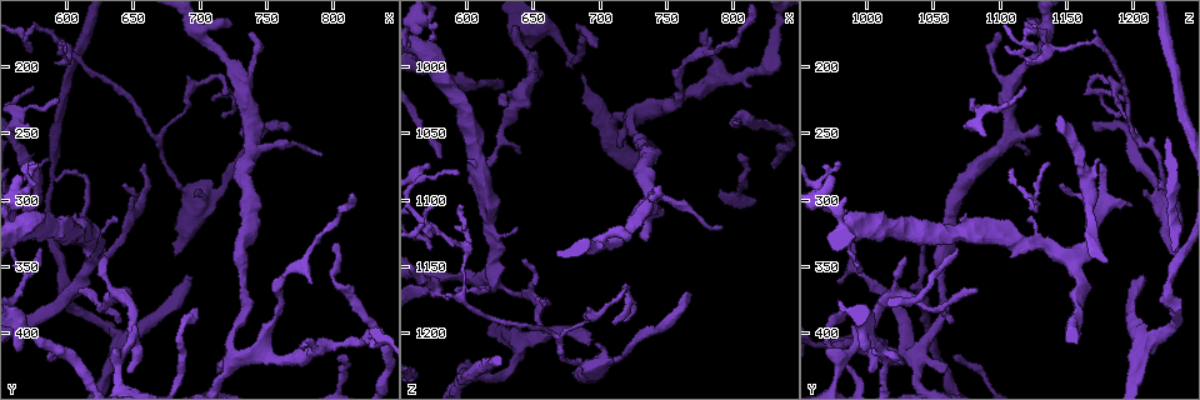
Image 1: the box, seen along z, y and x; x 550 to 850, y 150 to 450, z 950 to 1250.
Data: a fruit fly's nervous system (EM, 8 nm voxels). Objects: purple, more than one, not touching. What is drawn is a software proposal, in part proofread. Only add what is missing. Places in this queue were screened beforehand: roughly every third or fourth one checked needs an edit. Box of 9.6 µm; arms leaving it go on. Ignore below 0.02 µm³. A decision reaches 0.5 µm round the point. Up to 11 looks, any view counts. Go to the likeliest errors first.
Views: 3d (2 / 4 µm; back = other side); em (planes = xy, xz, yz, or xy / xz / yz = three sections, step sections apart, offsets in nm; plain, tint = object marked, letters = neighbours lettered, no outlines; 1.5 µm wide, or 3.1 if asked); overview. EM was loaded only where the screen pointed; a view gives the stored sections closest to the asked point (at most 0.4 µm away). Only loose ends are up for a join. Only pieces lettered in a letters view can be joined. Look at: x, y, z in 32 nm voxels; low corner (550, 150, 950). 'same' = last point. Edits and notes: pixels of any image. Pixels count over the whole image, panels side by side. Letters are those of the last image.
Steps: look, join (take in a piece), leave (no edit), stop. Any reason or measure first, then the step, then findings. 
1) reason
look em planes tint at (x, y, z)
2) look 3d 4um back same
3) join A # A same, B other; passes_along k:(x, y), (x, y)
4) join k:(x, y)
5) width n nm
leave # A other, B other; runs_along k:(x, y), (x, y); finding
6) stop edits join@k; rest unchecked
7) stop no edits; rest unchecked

free end
look em xy step 8 letters at (690, 356, 1206)

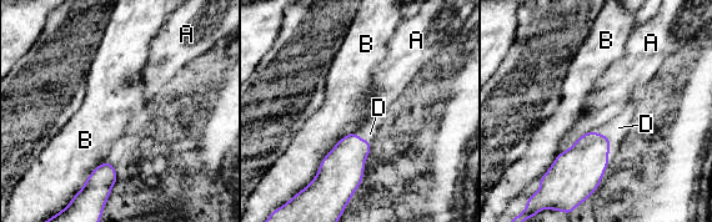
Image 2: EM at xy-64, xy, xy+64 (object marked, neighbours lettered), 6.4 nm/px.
cut it another way
look em planes letters same

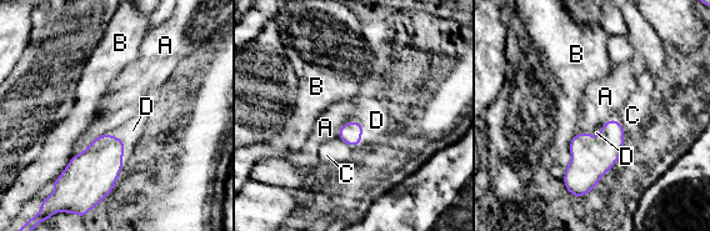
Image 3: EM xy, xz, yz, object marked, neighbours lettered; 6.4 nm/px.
join D # A other, B other, C other, D same; passes_along 3:(350, 132), (361, 136), (376, 120); the neuron continues

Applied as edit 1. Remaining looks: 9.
free end
look em planes letters at (706, 284, 1220)

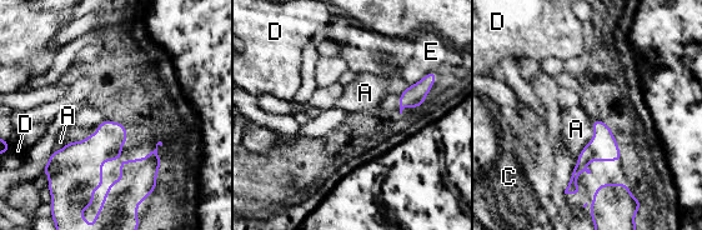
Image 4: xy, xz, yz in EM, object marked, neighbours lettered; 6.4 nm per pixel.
longest_contact A 220 nm
leave # A other, C other, D other, E other; no lettered piece goes on from it

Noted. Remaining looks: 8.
look em xy step 4 tint at (658, 304, 1202)

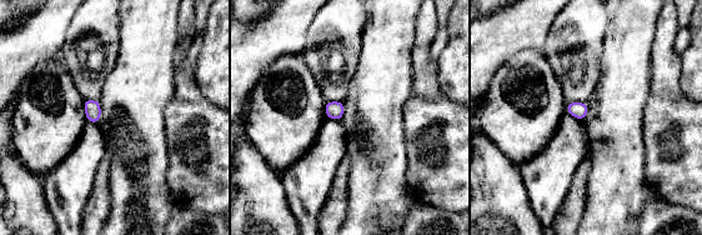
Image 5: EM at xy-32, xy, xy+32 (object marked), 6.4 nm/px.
look em planes letters same

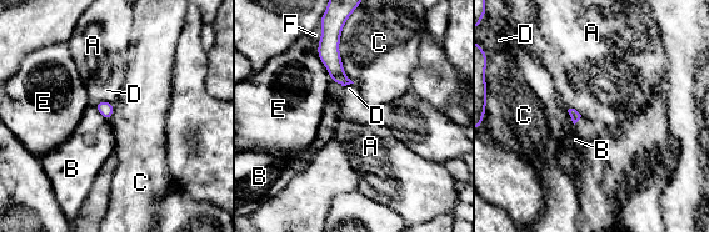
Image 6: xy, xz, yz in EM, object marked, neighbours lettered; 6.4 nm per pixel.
longest_contact C 340 nm
leave # A other, B other, C other, D other, E other, F other; none of them fits

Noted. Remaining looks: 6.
an open end
look 3d 4um at (592, 286, 1168)

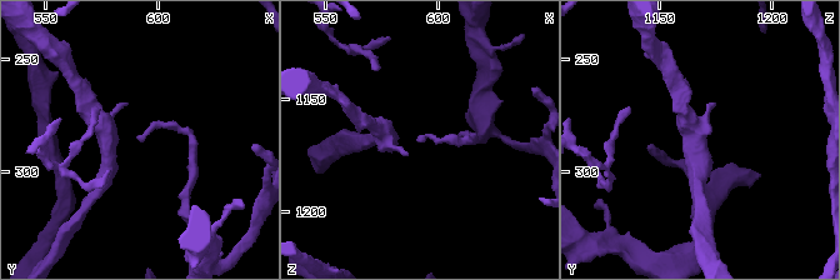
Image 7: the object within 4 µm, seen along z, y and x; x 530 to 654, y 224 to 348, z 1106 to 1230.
look em xy step 4 letters at (593, 286, 1169)

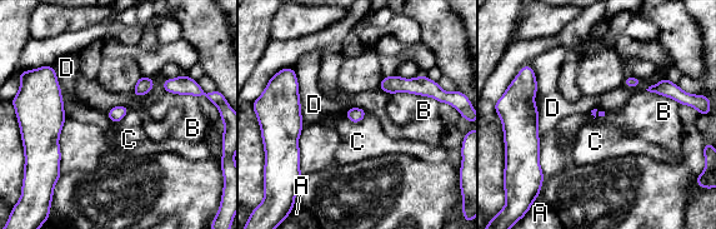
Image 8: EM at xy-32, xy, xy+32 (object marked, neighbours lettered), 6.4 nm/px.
leave # A other, B other, C other, D other; border 8:(367, 113), (358, 123), (344, 114); none of them fits

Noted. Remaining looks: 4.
stop edits join@3; rest unchecked

